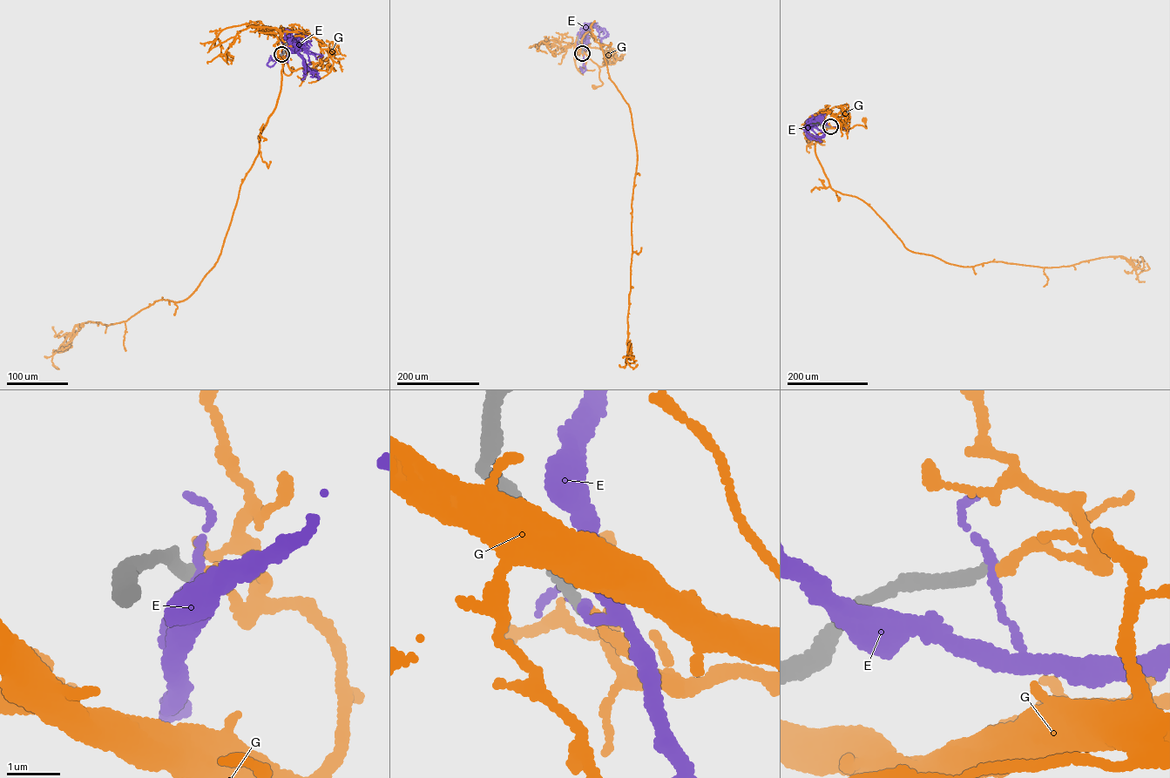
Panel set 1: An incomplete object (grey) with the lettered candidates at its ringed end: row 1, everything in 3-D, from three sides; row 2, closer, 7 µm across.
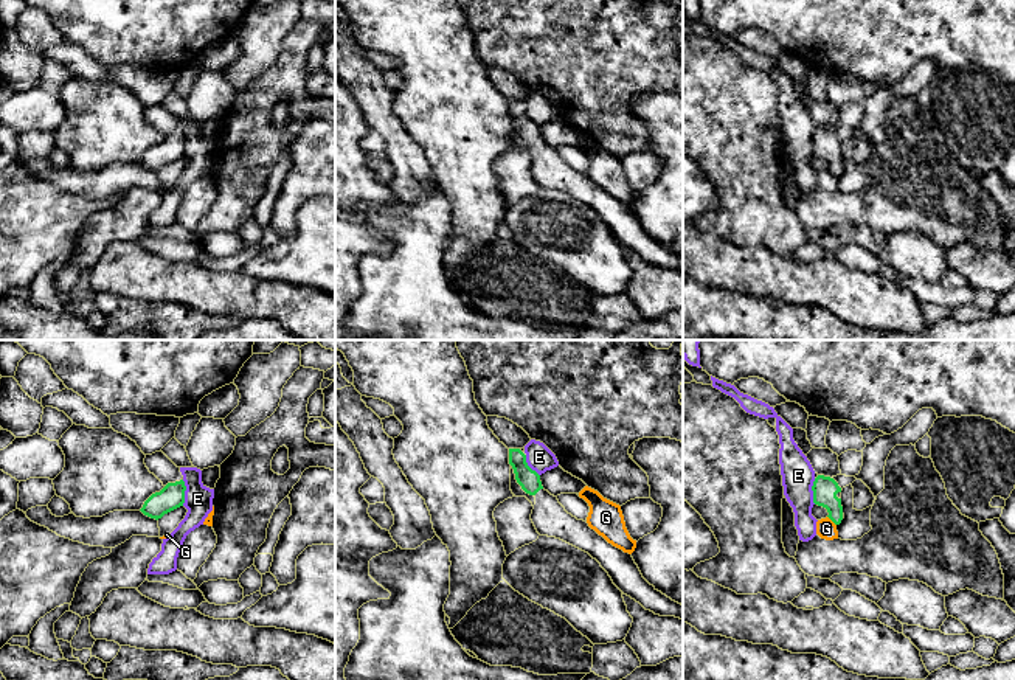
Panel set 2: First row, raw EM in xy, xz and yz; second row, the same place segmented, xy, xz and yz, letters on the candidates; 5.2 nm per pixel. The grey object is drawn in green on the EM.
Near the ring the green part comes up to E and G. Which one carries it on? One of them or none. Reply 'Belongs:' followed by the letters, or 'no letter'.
Belongs: no letter

